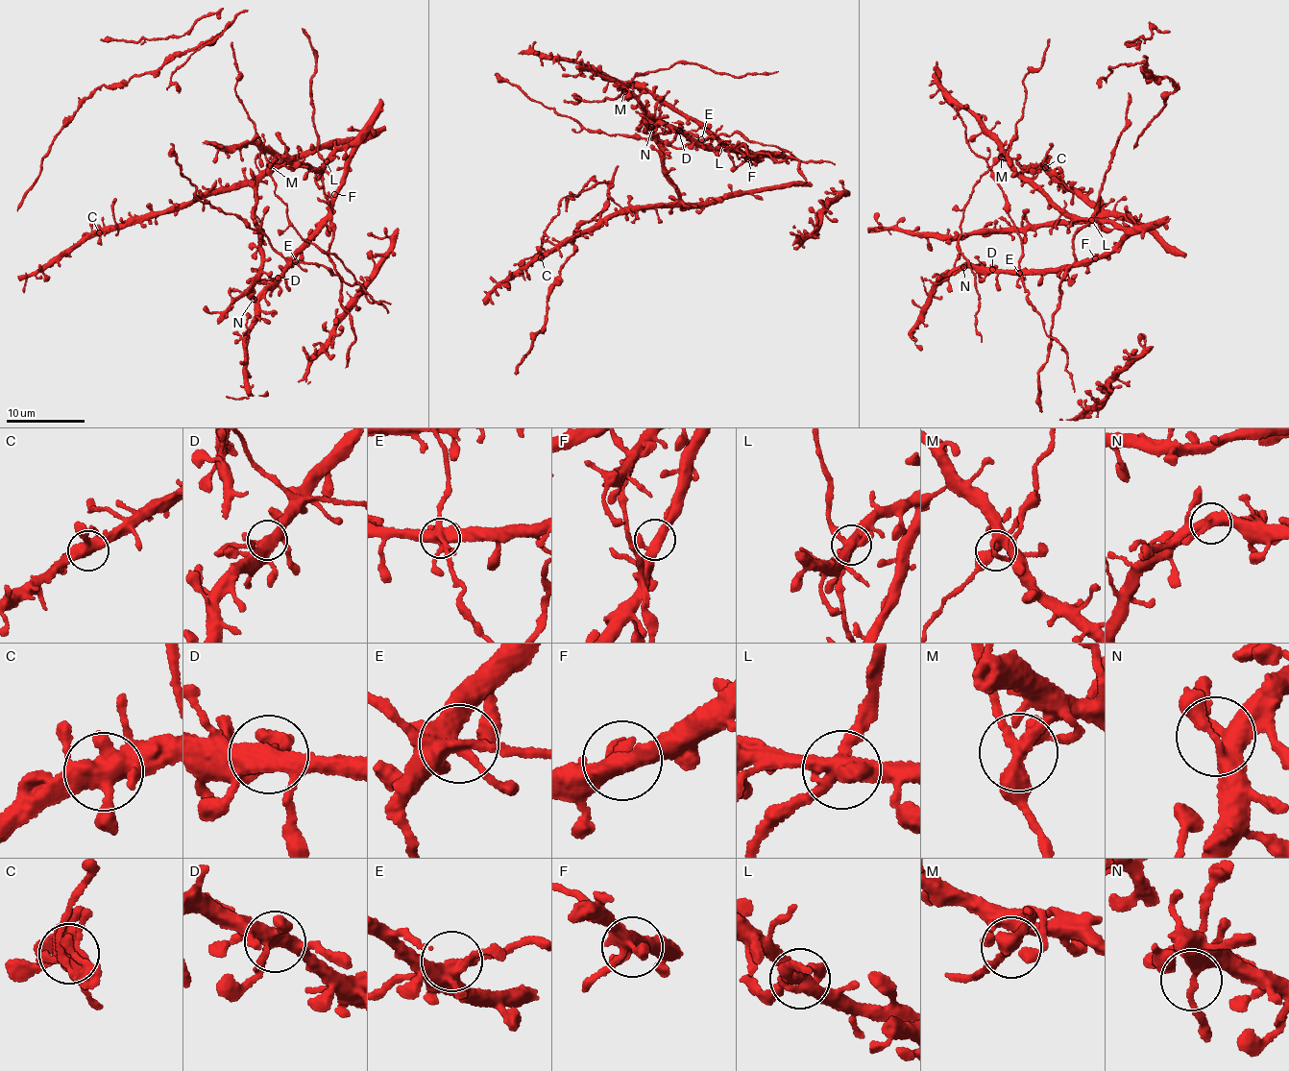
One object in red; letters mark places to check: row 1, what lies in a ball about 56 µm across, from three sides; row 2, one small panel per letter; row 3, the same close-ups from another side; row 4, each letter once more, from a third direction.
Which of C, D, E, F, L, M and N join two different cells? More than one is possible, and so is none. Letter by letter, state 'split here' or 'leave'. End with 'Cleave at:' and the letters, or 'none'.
C: leave
D: leave
E: leave
F: leave
L: split here
M: split here
N: leave
Cleave at: L, M

